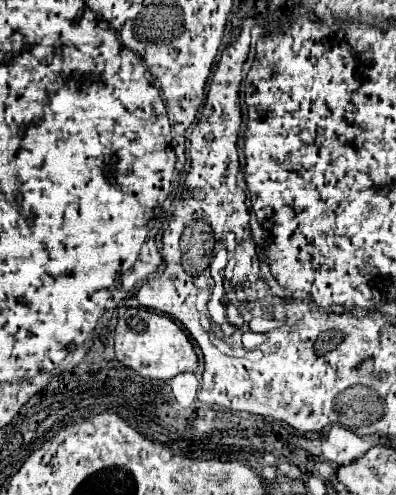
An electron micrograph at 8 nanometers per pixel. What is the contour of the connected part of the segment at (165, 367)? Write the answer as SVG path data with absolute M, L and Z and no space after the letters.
M126 308L114 330L114 348L118 362L152 380L170 380L180 372L196 372L198 368L198 356L186 332L172 318L146 308Z

